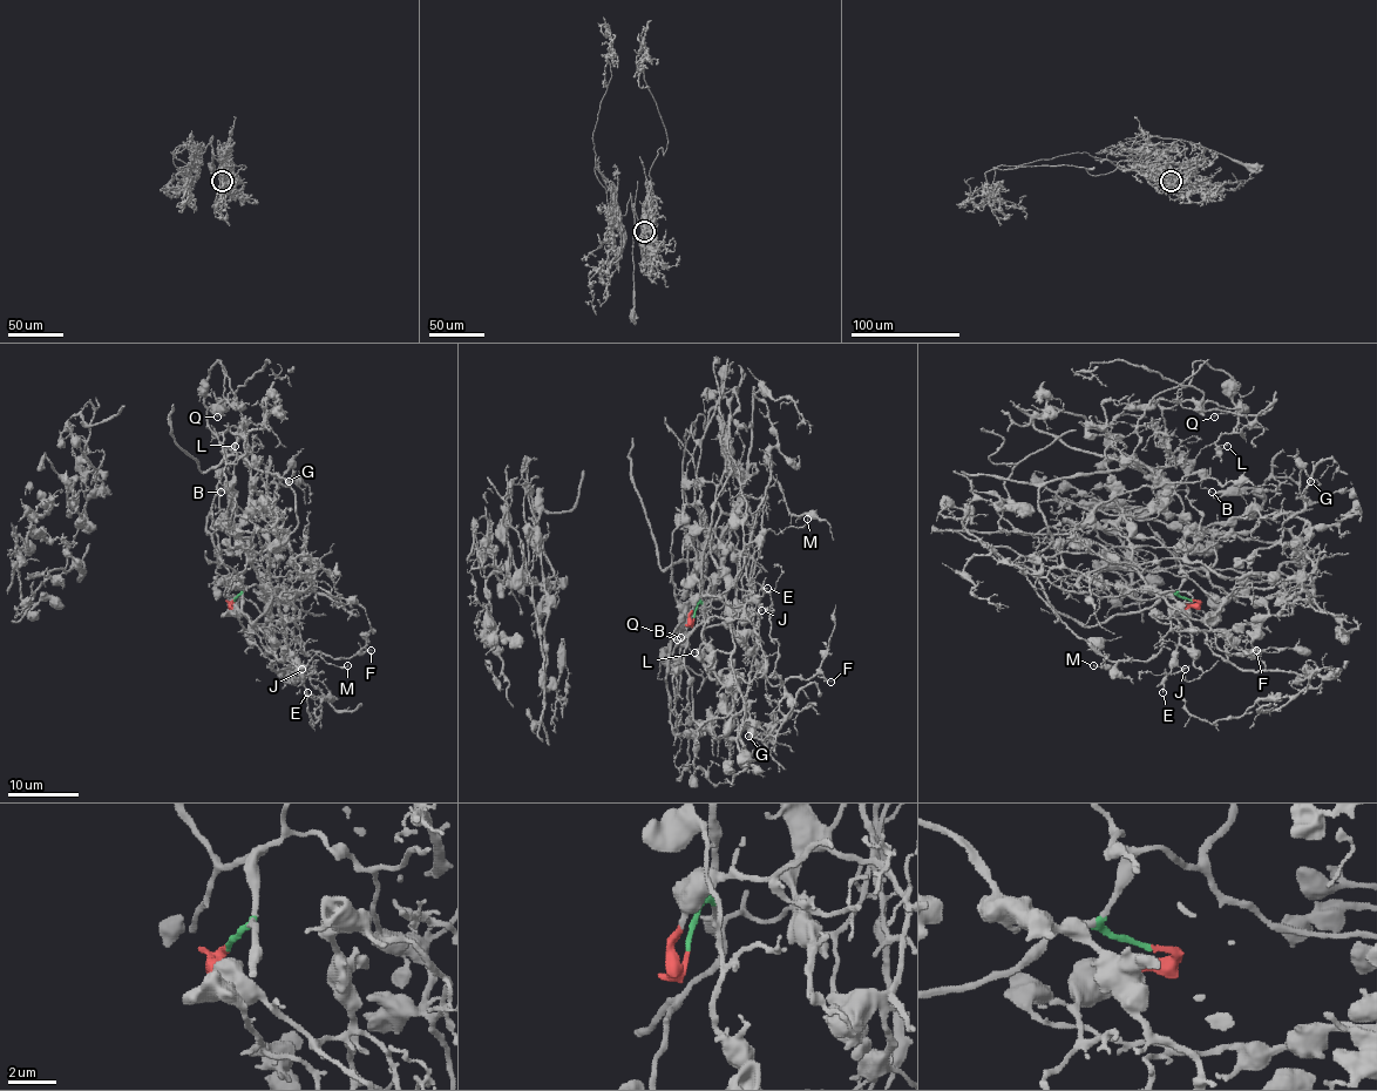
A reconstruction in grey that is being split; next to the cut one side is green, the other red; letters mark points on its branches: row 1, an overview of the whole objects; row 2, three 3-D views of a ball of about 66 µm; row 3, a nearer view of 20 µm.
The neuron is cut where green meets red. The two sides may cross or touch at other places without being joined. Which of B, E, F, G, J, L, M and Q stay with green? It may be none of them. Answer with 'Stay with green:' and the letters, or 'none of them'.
Stay with green: B, F, G, L, Q

